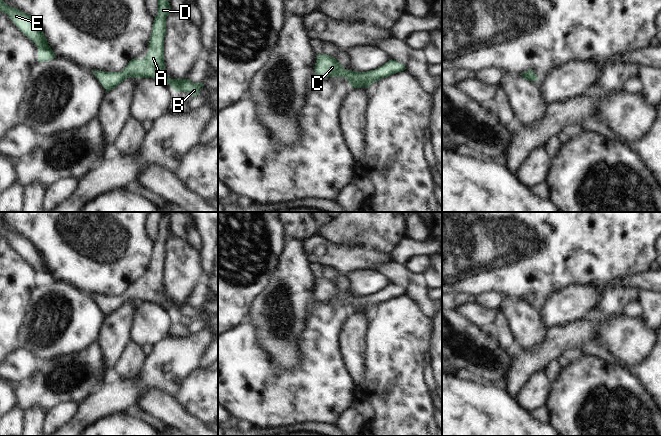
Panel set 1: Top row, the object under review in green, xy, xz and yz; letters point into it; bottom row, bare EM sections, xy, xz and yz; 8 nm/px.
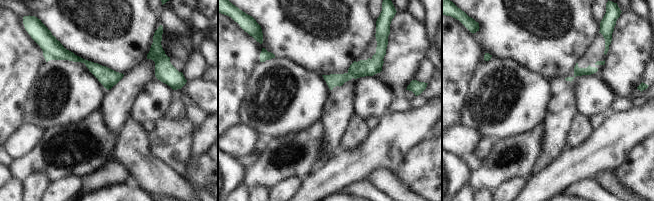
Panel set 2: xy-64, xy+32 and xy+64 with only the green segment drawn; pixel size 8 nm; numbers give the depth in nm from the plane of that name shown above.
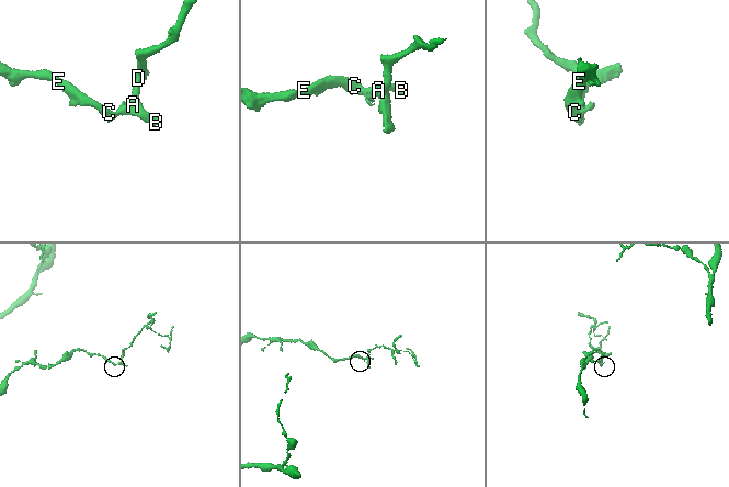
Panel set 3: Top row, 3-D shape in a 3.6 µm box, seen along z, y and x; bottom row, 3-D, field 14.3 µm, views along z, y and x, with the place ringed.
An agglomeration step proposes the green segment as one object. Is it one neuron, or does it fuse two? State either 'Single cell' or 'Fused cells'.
Single cell

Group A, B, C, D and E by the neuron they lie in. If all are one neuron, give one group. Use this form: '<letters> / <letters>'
A B C D E

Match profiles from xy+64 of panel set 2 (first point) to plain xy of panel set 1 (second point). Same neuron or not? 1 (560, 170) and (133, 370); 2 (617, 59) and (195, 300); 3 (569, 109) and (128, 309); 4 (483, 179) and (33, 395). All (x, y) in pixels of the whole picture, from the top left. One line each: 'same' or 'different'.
1: different
2: different
3: same
4: same

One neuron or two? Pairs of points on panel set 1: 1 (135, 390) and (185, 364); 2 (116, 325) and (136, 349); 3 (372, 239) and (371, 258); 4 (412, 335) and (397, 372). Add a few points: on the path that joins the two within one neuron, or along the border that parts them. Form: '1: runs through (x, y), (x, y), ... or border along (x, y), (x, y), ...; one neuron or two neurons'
1: runs through (147, 380), (170, 364), (173, 364); one neuron
2: border along (132, 341), (117, 362); two neurons
3: border along (365, 246), (391, 253); two neurons
4: runs through (403, 344), (397, 350), (397, 363); one neuron

